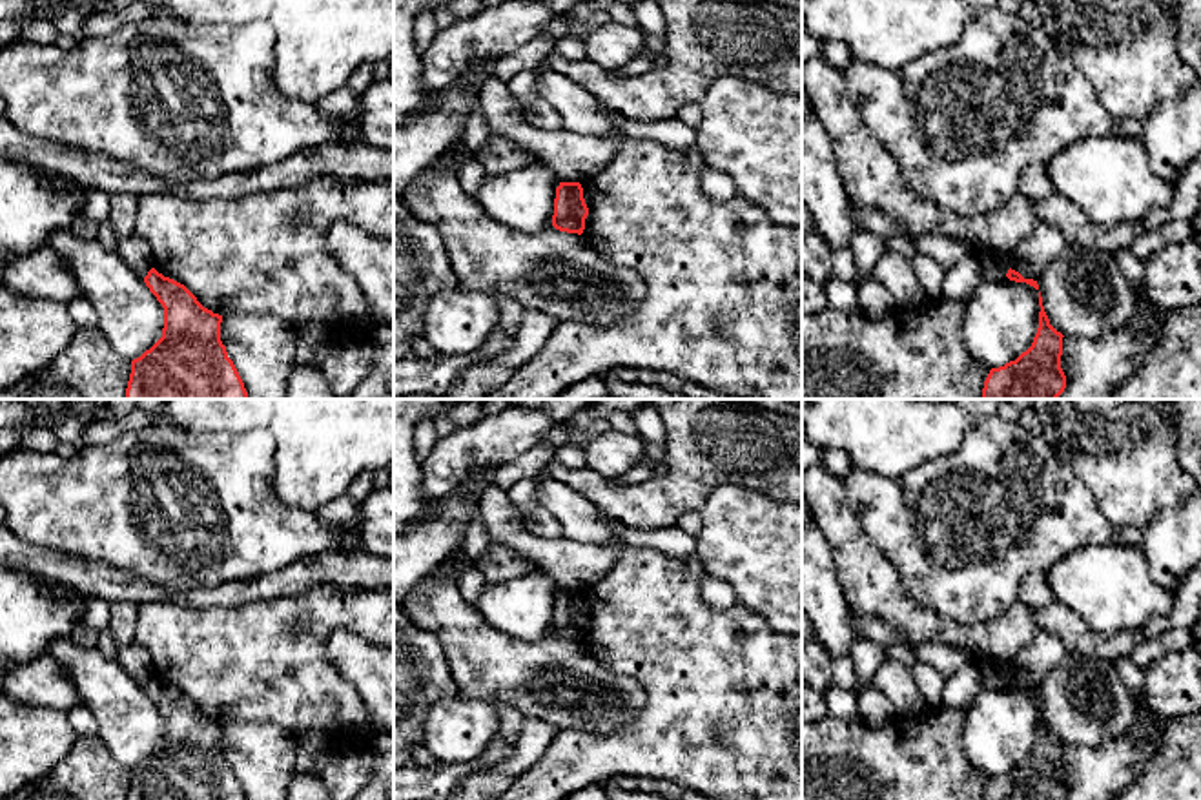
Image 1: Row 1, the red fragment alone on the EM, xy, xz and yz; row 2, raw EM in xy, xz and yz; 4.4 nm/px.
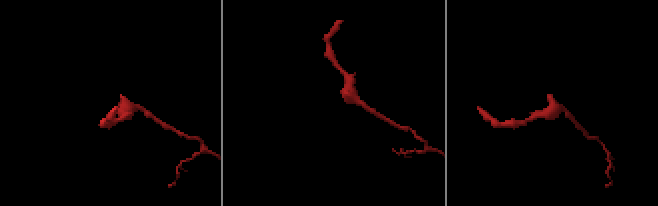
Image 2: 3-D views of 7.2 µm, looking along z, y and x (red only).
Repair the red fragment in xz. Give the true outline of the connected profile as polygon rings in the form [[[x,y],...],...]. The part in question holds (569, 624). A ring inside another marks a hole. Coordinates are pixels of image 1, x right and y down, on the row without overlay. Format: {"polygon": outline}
{"polygon": [[[559,590],[554,607],[552,634],[559,640],[581,643],[589,616],[580,590]]]}

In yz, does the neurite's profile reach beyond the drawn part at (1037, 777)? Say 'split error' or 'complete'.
complete

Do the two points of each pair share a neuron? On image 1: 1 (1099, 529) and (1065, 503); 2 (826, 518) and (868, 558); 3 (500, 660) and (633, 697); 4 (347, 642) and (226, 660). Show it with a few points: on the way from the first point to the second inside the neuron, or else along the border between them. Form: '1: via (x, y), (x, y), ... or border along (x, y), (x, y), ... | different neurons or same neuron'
1: via (1090, 527), (1074, 512) | same neuron
2: via (837, 529), (857, 549) | same neuron
3: via (533, 678), (600, 678) | same neuron
4: border along (339, 625), (327, 640), (327, 656), (350, 682) | different neurons

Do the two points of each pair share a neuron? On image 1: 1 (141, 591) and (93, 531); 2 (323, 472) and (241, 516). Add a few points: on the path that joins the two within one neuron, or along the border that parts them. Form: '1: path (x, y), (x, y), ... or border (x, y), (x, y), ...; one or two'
1: border (84, 558), (130, 569), (164, 587); two
2: border (274, 454), (272, 491), (285, 503), (314, 512); two

